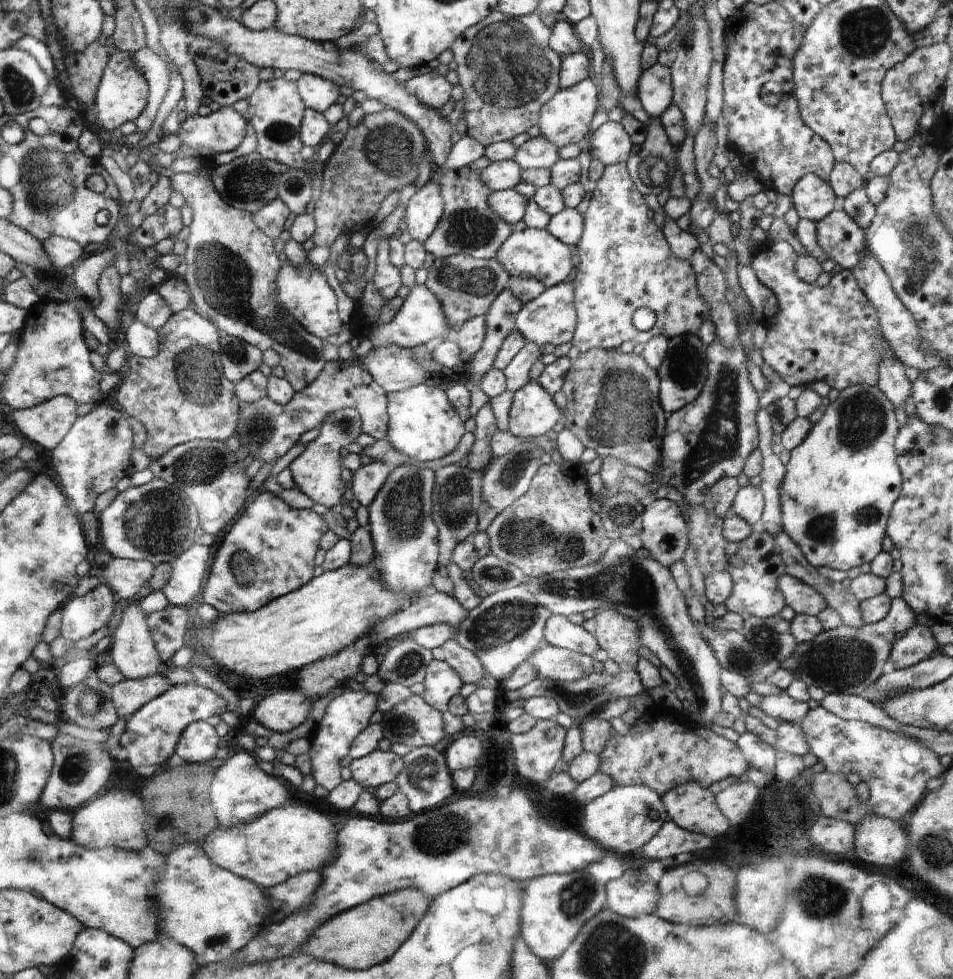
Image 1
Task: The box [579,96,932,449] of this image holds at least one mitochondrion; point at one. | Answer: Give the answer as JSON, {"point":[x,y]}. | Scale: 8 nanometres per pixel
{"point":[684,368]}

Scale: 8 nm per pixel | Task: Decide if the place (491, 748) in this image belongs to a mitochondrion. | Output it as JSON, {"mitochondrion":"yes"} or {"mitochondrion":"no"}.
{"mitochondrion":"yes"}

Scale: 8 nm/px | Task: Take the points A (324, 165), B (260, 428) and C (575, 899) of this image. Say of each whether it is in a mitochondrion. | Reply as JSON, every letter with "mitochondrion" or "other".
{"A":"other","B":"mitochondrion","C":"mitochondrion"}

